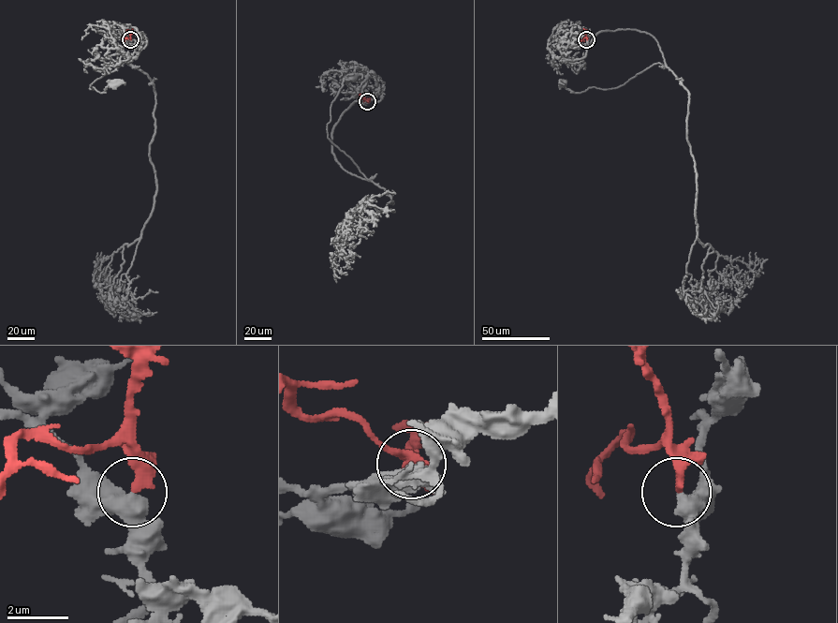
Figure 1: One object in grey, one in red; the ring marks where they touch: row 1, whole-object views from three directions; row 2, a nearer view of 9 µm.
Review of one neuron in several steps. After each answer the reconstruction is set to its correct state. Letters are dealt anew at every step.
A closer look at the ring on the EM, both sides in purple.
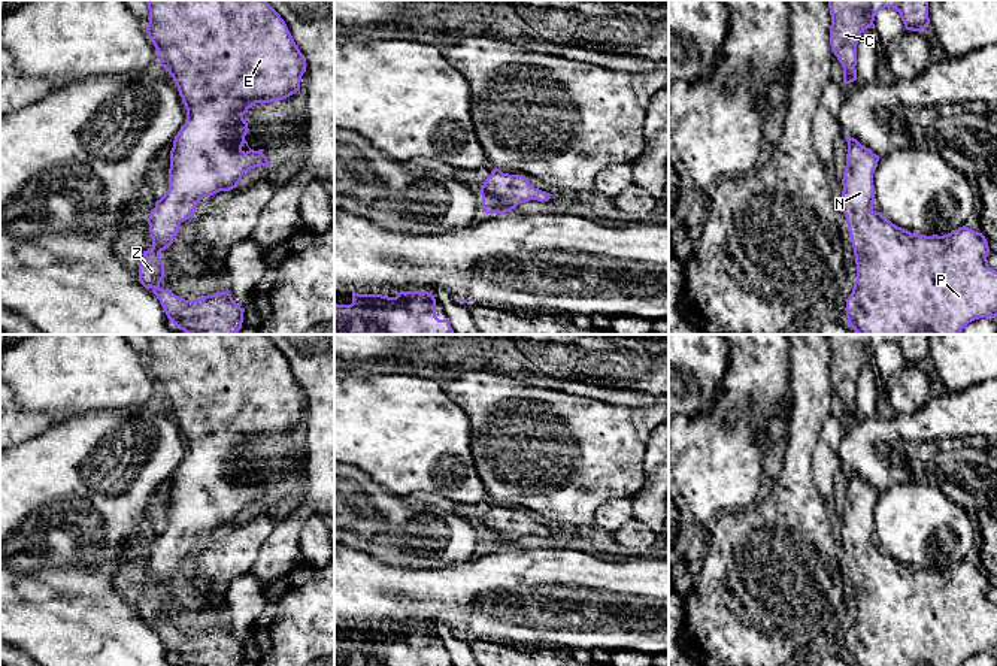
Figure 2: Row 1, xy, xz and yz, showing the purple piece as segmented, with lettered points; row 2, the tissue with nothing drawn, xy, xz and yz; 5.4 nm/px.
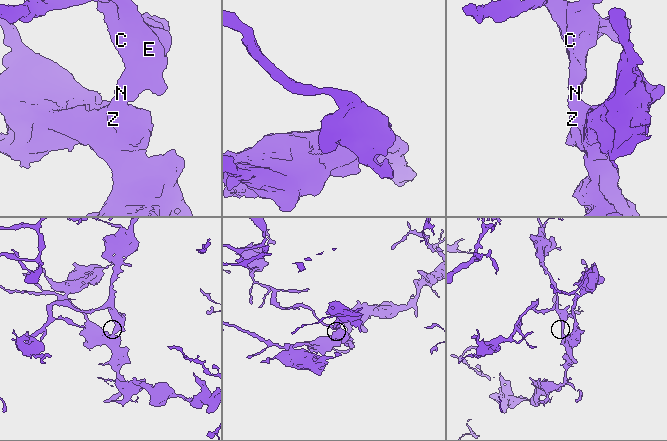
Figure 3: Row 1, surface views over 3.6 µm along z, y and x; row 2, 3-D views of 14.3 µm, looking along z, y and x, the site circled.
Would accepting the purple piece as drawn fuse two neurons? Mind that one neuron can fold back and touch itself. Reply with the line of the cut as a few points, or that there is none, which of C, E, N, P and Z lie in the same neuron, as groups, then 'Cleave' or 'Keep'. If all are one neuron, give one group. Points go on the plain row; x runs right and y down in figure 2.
No split. Groups: C E N P Z. Keep

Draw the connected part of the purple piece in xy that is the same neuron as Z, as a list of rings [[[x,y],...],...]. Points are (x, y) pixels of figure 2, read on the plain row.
[[[145,334],[145,336],[149,343],[149,357],[145,361],[148,372],[151,373],[151,376],[154,378],[157,384],[160,400],[169,406],[169,409],[173,412],[178,421],[179,430],[182,432],[182,436],[187,444],[187,455],[178,466],[178,469],[175,470],[173,482],[170,485],[169,524],[160,535],[155,536],[155,542],[151,545],[149,553],[148,553],[149,567],[152,572],[152,582],[146,587],[143,585],[143,593],[139,597],[139,614],[137,615],[146,624],[149,623],[152,624],[152,627],[160,635],[167,653],[181,665],[184,666],[239,666],[242,663],[245,644],[240,642],[233,635],[228,624],[222,627],[207,629],[197,635],[185,635],[173,629],[169,624],[163,624],[160,621],[160,617],[163,615],[166,609],[164,609],[164,599],[160,593],[160,587],[173,578],[173,572],[178,569],[181,557],[190,553],[194,553],[196,539],[200,538],[203,532],[210,532],[219,526],[230,526],[236,523],[243,508],[251,503],[261,502],[261,500],[270,502],[267,491],[263,488],[264,484],[254,485],[248,481],[245,470],[249,466],[249,463],[248,463],[248,457],[243,452],[243,449],[255,438],[272,438],[272,436],[284,435],[296,429],[300,424],[301,411],[306,406],[306,393],[300,387],[299,381],[296,379],[285,355],[266,334]]]

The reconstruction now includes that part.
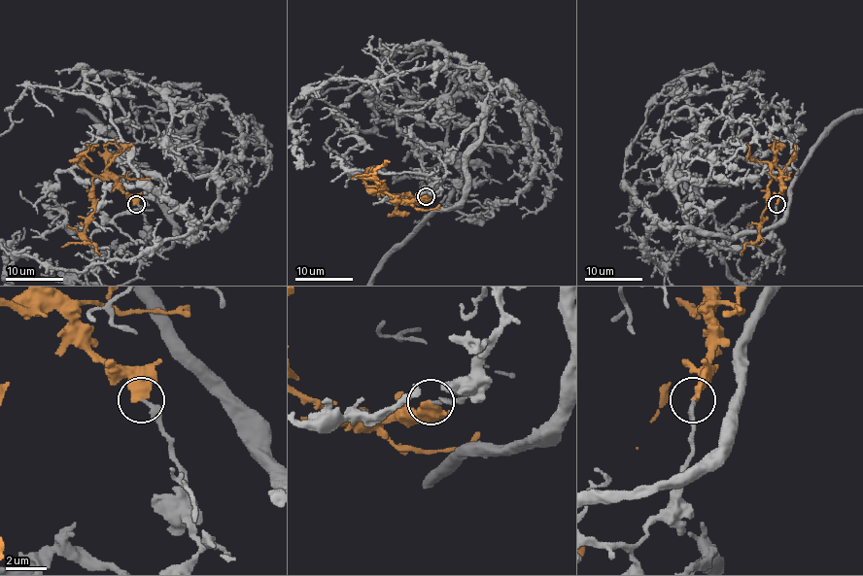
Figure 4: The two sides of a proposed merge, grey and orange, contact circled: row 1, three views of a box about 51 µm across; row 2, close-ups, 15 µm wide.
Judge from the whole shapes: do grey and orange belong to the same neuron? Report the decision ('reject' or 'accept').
accept

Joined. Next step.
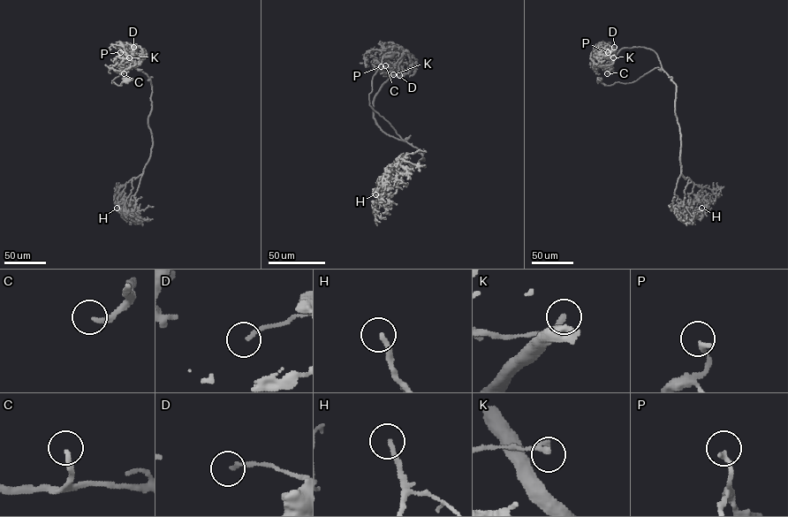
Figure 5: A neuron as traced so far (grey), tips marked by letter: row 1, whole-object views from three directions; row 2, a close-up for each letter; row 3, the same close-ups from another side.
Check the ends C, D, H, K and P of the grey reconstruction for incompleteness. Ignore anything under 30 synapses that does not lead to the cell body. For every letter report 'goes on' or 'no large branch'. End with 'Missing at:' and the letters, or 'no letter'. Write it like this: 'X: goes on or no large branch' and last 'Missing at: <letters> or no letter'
C: goes on
D: no large branch
H: goes on
K: no large branch
P: no large branch
Missing at: C, H

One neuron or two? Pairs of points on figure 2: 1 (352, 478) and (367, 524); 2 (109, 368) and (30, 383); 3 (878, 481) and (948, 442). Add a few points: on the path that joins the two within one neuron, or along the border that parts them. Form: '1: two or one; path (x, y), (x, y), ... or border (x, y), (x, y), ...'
1: one; path (352, 490), (352, 506), (358, 512)
2: one; path (90, 368), (49, 368)
3: one; path (893, 462), (905, 448), (929, 447)

